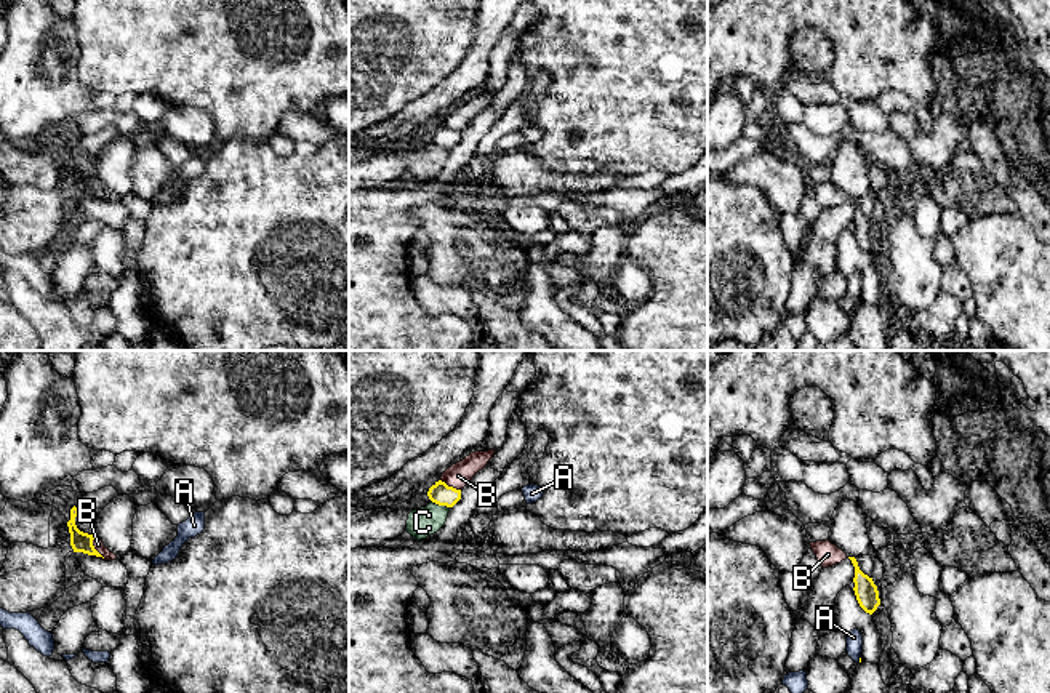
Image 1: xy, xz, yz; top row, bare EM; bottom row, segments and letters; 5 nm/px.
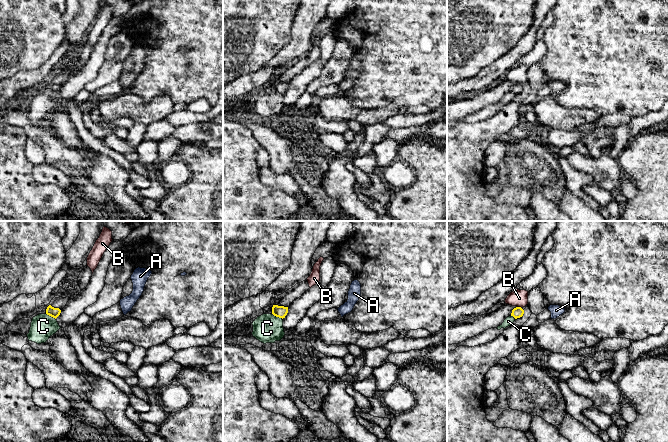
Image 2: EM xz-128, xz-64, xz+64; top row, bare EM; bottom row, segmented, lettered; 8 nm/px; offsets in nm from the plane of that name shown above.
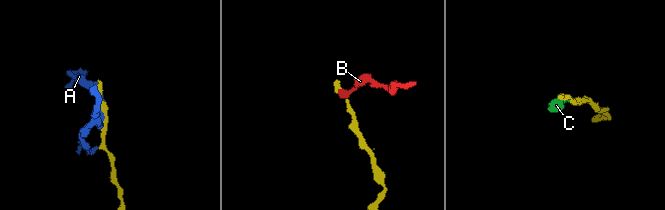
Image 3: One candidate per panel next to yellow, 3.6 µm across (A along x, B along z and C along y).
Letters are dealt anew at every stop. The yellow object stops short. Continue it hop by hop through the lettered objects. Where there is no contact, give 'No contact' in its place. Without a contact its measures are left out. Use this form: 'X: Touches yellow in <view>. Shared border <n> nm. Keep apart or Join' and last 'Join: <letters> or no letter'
A: Touches yellow in yz. Shared border 30 nm. Keep apart
B: Touches yellow in xy. Shared border 130 nm. Keep apart
C: Touches yellow in xz. Shared border 100 nm. Keep apart
Join: no letter

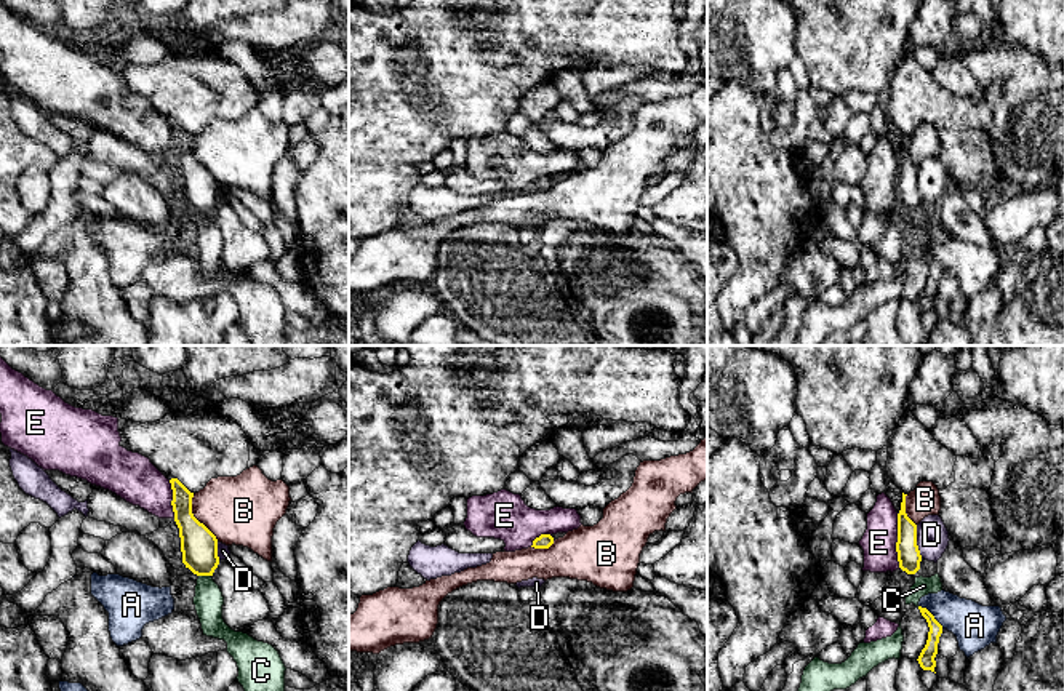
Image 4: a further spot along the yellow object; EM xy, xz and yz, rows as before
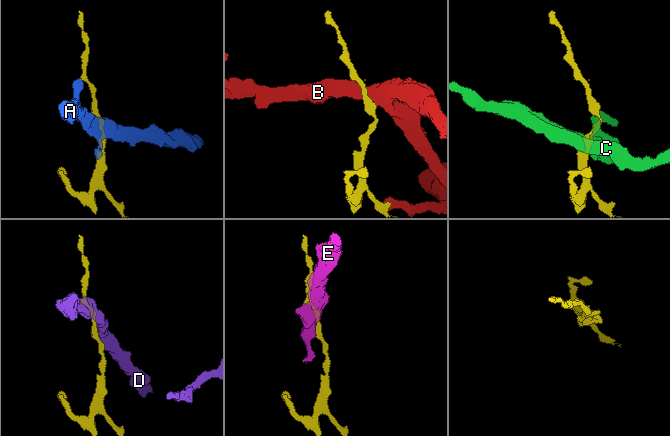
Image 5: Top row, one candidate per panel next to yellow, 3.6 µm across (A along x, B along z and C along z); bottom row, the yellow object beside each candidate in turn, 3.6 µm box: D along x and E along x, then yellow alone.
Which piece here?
A: Touches yellow in yz. Shared border 170 nm. Keep apart
B: Touches yellow in xy. Shared border 260 nm. Keep apart
C: Touches yellow in xy. Shared border 60 nm. Keep apart
D: Touches yellow in yz. Shared border 170 nm. Keep apart
E: Touches yellow in yz. Shared border 280 nm. Keep apart
Join: no letter

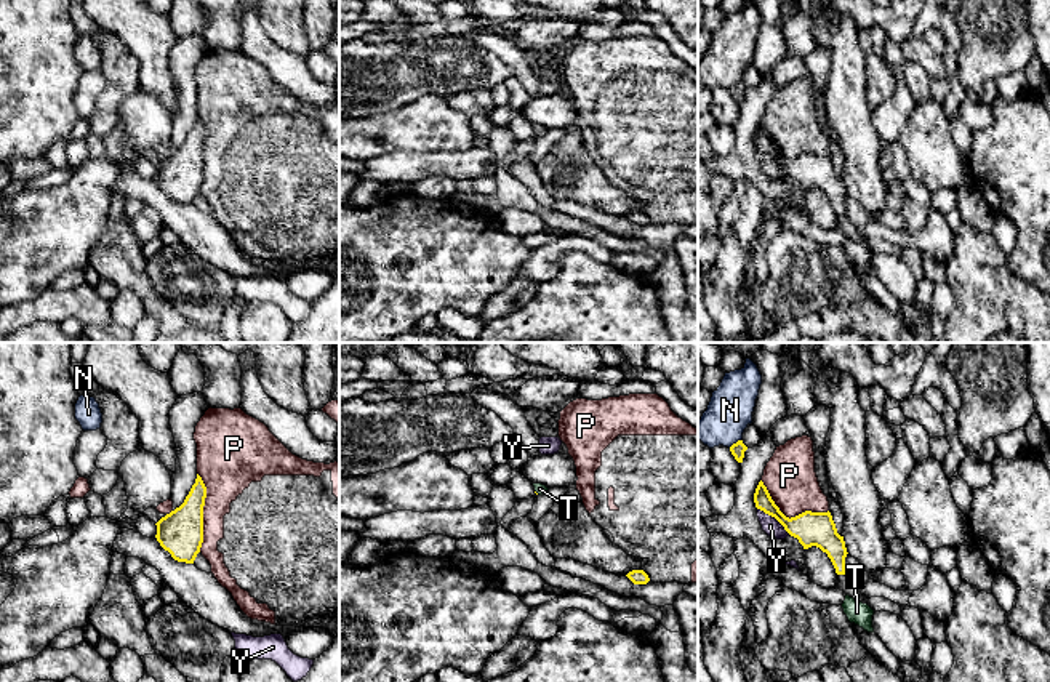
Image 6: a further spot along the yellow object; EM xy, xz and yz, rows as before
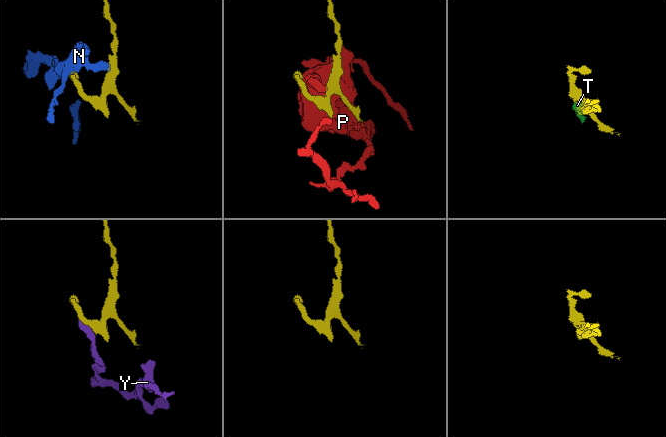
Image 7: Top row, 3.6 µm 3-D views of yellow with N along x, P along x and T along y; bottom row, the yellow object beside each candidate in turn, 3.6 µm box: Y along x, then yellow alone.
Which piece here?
N: Touches yellow in yz. Shared border 80 nm. Keep apart
P: Touches yellow in yz. Shared border 380 nm. Keep apart
T: No contact. Join
Y: Touches yellow in yz. Shared border 220 nm. Keep apart
Join: T

